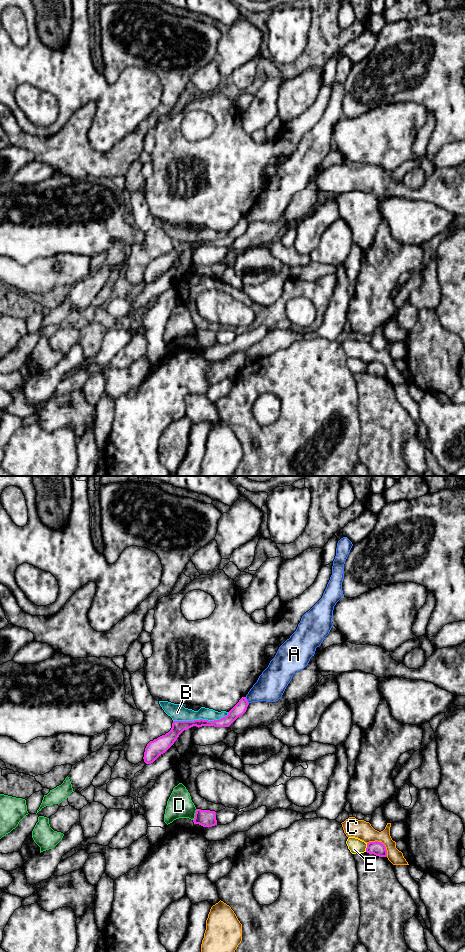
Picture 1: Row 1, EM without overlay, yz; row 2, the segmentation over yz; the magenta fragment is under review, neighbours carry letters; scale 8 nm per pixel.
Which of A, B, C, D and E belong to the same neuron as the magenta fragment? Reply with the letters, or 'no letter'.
no letter

